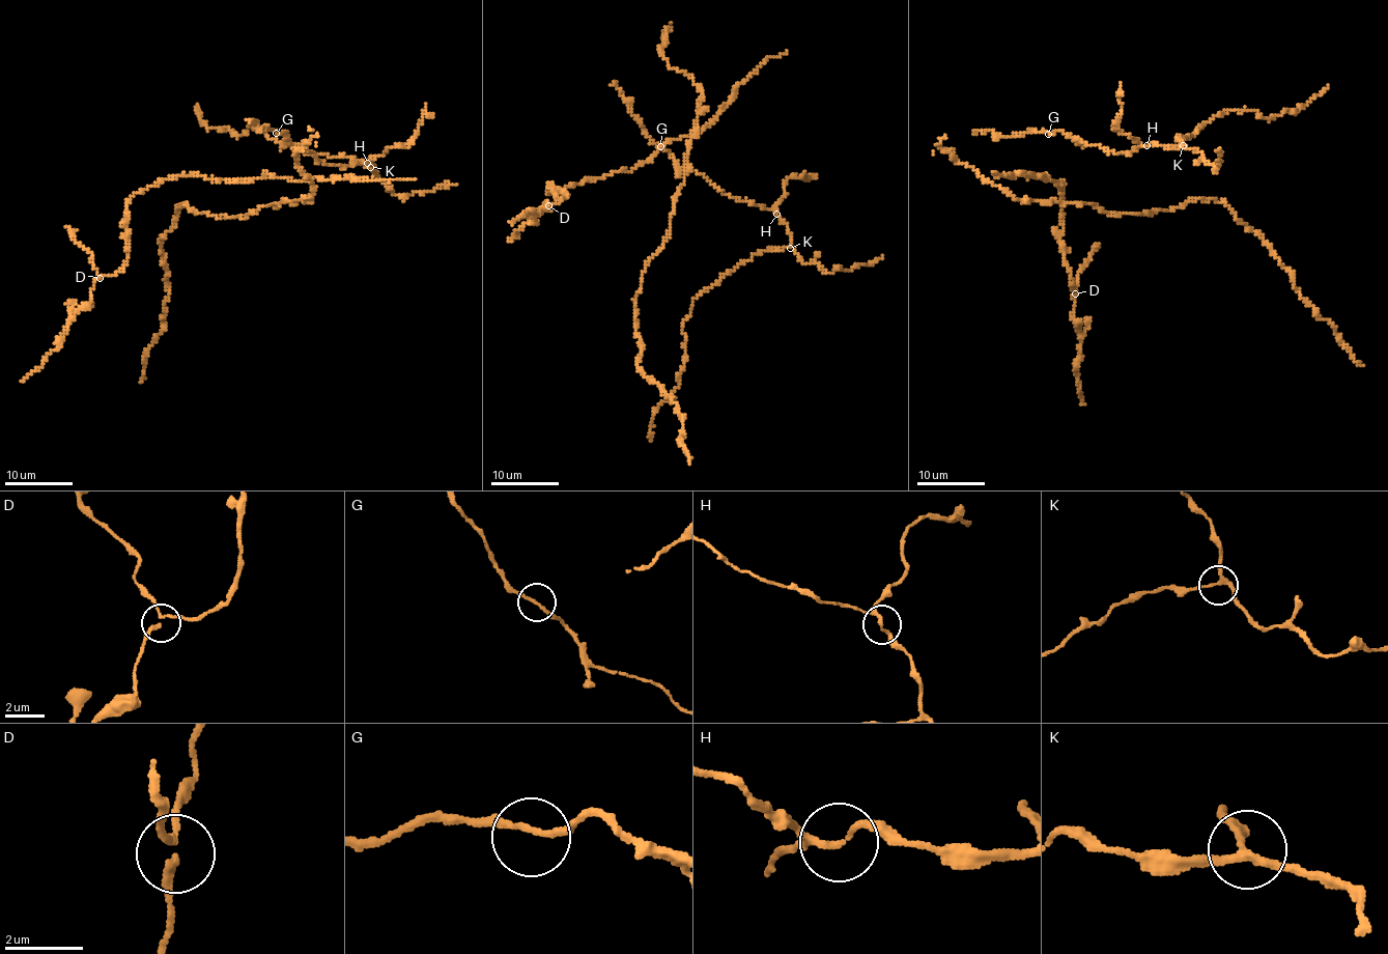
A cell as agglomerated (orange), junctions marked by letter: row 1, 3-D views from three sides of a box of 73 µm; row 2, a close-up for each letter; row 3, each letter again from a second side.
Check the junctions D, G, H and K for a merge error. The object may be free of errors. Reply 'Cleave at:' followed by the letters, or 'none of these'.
Cleave at: D

